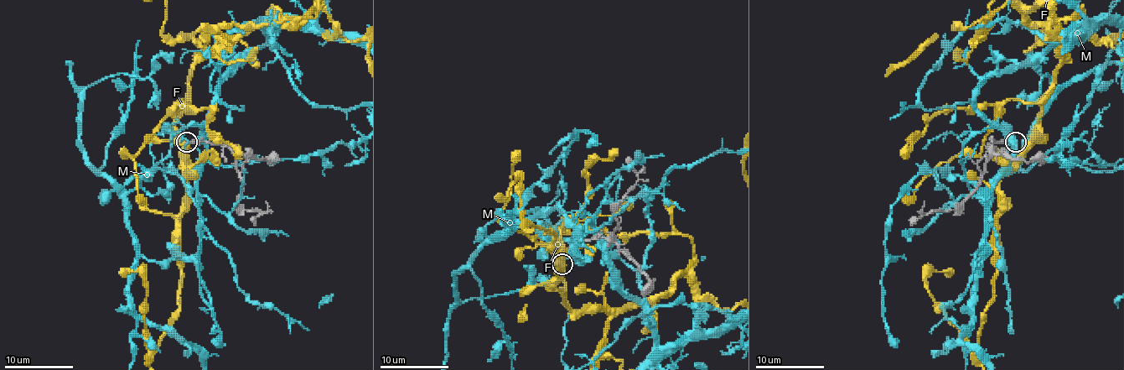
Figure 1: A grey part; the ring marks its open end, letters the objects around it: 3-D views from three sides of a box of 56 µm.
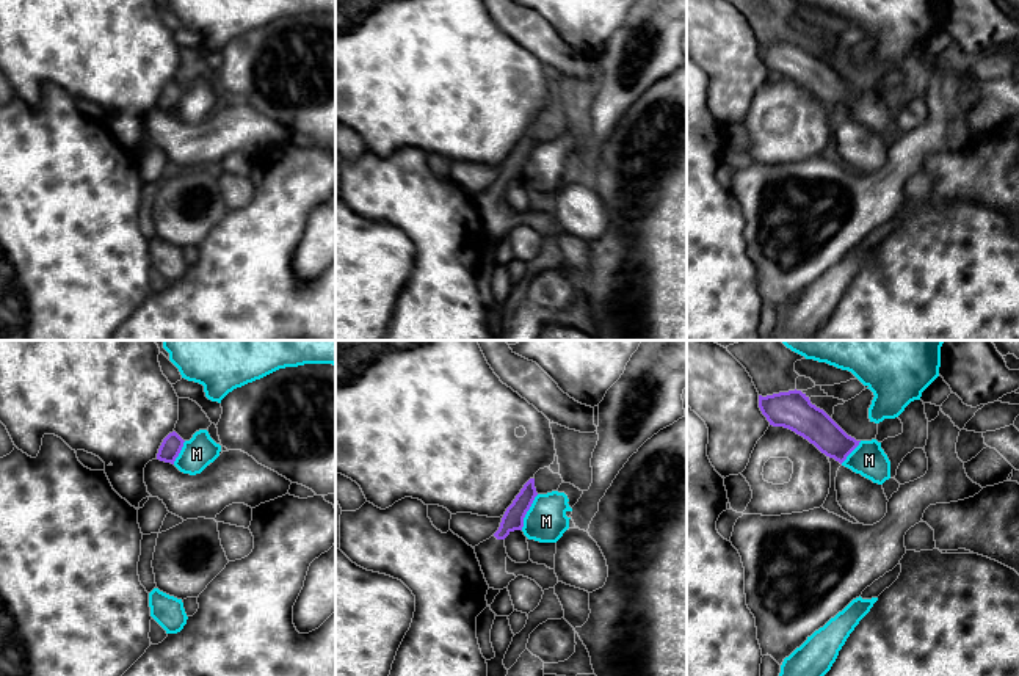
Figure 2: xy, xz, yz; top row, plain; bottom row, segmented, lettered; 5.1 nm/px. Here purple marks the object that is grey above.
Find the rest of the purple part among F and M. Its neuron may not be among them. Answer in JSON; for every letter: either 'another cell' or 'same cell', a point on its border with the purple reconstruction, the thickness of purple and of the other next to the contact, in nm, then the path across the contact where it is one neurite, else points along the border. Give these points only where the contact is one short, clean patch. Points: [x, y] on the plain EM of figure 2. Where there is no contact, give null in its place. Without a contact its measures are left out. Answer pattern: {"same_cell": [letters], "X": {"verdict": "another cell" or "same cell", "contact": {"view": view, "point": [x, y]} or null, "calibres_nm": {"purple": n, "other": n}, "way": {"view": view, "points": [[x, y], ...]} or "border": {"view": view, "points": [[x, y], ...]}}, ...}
{"same_cell": [], "F": {"verdict": "another cell", "contact": null}, "M": {"verdict": "another cell", "contact": {"view": "xz", "point": [527, 159]}, "calibres_nm": {"purple": 110, "other": 220}, "border": {"view": "xz", "points": [[538, 143], [521, 178]]}}}

